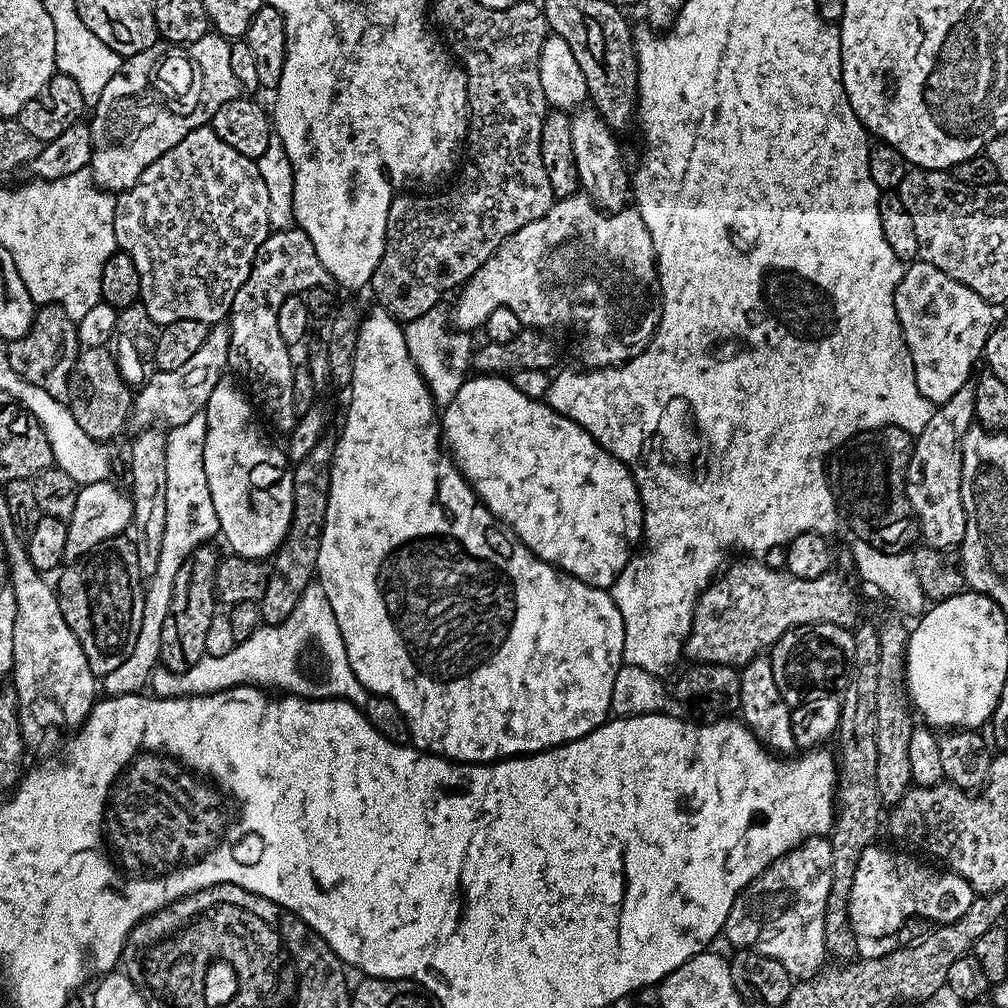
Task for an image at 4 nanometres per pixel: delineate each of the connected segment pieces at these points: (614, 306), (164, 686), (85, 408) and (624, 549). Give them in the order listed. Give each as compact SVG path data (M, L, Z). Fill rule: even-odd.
M586 194L575 196L562 196L553 203L551 210L542 218L522 226L513 236L500 243L496 253L480 267L472 277L459 289L460 297L456 300L456 309L450 312L450 320L457 329L479 329L489 318L492 311L498 307L509 307L514 310L524 326L537 330L553 330L552 328L565 328L576 335L576 356L581 360L585 369L593 368L618 368L626 361L634 359L638 354L646 350L648 343L656 332L660 321L660 279L656 276L656 255L654 254L654 242L650 242L650 230L646 230L646 222L642 222L639 212L635 207L623 208L620 212L605 212L603 208L596 207L592 199Z
M204 412L194 414L186 423L175 425L167 433L168 445L166 446L166 471L167 471L167 493L166 493L166 526L160 548L160 560L153 576L149 577L143 602L142 624L139 627L135 648L131 651L126 662L112 670L110 674L101 677L100 686L103 693L108 696L124 696L135 695L141 693L151 674L152 688L151 691L155 695L163 698L165 696L208 696L211 692L224 692L228 688L237 688L239 684L251 684L261 690L273 690L272 688L281 688L279 691L284 694L293 696L302 696L306 700L310 700L310 694L314 694L314 684L308 684L304 680L298 680L296 674L296 652L300 648L300 644L308 638L308 634L316 634L318 640L322 642L322 648L328 652L328 658L332 662L332 680L326 686L316 686L316 690L320 692L328 692L330 700L348 700L357 706L363 705L366 699L366 689L362 686L362 682L358 682L358 678L354 674L354 670L348 661L346 654L346 646L342 638L342 630L338 630L338 618L334 618L334 610L330 610L330 602L326 598L326 594L322 590L319 582L309 584L308 588L302 594L302 598L298 598L298 606L294 606L294 610L290 613L290 618L286 618L280 624L264 624L254 630L254 634L250 634L250 638L241 640L234 646L234 650L230 650L230 654L222 654L221 656L209 656L205 654L198 663L190 666L185 672L171 672L170 669L158 666L161 652L162 626L166 622L166 614L169 613L170 599L173 593L175 575L178 569L185 562L196 548L202 544L209 543L212 539L219 535L220 523L218 522L218 514L214 512L213 498L210 497L210 486L206 482L206 470L200 472L200 464L205 464L205 438L206 438L206 418Z
M111 347L85 348L77 355L68 379L66 403L74 414L74 422L95 440L112 442L123 430L134 412L134 392L122 378Z
M476 374L465 379L464 384L454 394L453 401L442 412L442 440L446 445L455 465L468 480L469 486L476 492L484 505L491 510L492 515L507 526L512 535L516 536L538 558L545 560L547 564L554 565L561 573L578 578L595 588L611 589L612 584L618 578L618 574L634 555L632 543L639 541L644 534L644 507L640 501L640 491L630 474L630 470L614 454L604 449L604 445L597 442L595 436L591 436L582 426L575 424L570 418L558 414L549 408L543 399L527 397L521 390L516 390L511 379L504 376L491 374Z

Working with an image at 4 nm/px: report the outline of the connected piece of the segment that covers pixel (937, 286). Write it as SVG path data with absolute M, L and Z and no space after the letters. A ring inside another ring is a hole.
M917 258L905 267L894 290L894 310L898 314L900 329L914 366L914 382L918 384L922 398L929 400L933 406L946 403L954 398L954 394L958 394L958 390L962 390L964 384L973 379L972 367L976 360L978 364L983 357L984 343L994 327L993 305L978 298L978 294L962 286L962 282L954 282L954 278L942 274L938 266L930 266L930 262Z

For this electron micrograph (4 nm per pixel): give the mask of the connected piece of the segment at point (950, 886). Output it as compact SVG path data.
M876 847L864 848L852 879L848 920L857 937L869 936L872 940L880 940L883 936L895 937L902 922L911 916L925 916L937 925L952 924L970 910L974 893L966 878L951 870L931 868L904 852Z

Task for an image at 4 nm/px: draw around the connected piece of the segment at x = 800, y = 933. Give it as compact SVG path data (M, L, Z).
M813 838L804 841L792 852L774 861L763 874L754 878L740 892L740 897L730 906L730 914L724 923L723 939L728 939L733 949L761 952L786 966L797 981L815 976L825 967L824 956L829 955L826 946L826 906L832 889L834 854L832 841L828 838Z

